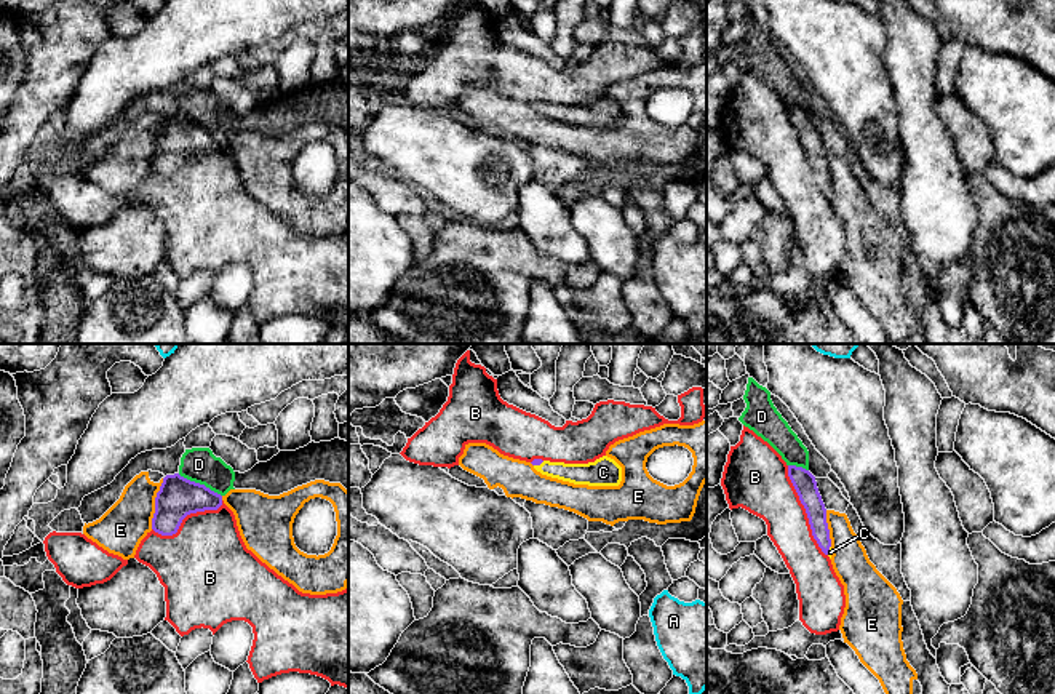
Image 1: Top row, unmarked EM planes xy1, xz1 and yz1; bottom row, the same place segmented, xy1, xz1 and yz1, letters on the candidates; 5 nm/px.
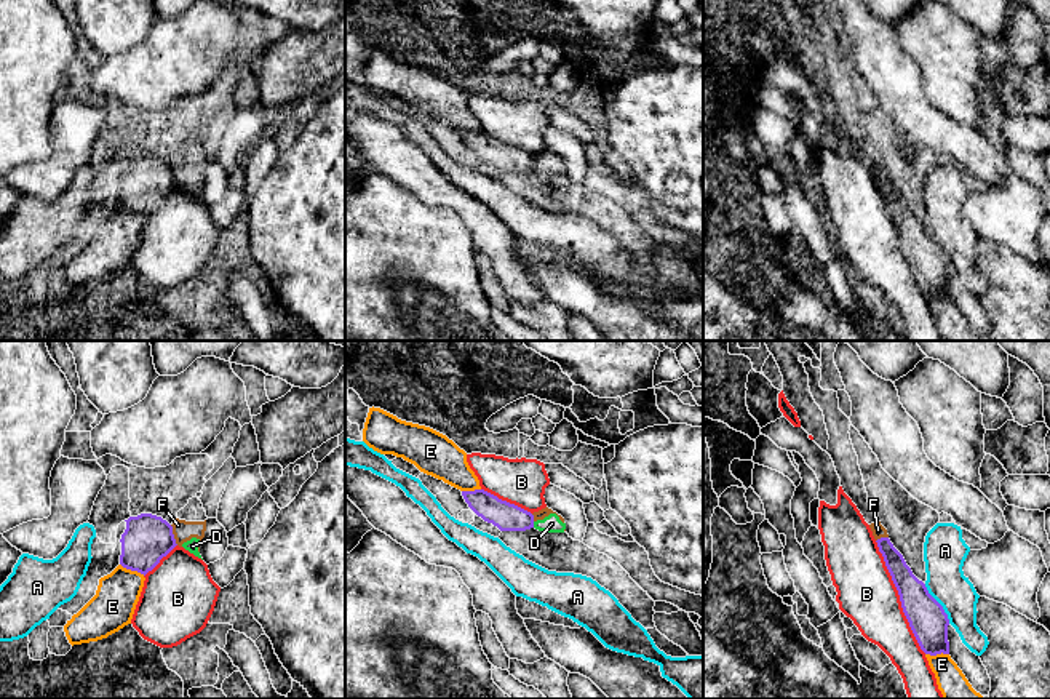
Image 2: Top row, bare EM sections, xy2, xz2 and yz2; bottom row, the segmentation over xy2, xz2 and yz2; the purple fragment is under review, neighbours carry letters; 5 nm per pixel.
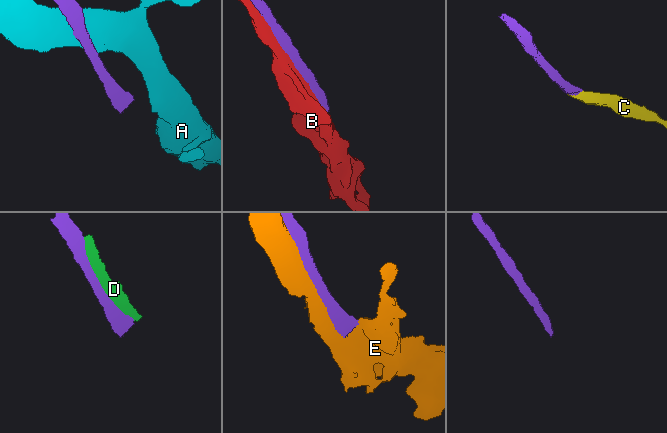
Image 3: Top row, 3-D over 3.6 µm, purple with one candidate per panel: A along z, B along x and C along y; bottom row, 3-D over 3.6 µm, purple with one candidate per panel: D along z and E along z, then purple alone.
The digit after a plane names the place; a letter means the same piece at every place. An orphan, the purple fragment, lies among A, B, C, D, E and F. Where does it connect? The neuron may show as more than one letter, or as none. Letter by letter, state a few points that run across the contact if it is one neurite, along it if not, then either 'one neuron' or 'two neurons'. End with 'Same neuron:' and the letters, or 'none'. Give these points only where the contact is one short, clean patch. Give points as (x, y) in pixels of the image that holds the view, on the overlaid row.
A: line yz2 (924, 584), (950, 623); two neurons
B: two neurons
C: line xz1 (536, 461), (539, 464), (549, 469), (579, 474); one neuron
D: two neurons
E: two neurons
F: line xy2 (170, 525), (178, 544); two neurons
Same neuron: C

